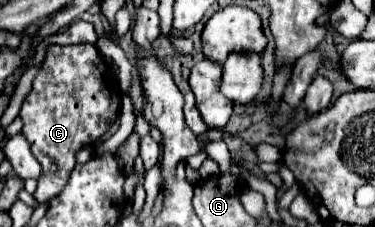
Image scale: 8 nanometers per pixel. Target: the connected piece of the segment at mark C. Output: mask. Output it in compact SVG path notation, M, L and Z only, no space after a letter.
M76 44L76 46L50 46L46 60L36 74L32 82L32 90L26 94L20 110L20 118L24 120L22 134L28 138L32 146L32 154L42 166L42 176L38 180L38 188L34 192L34 198L38 204L50 202L60 190L66 186L66 178L70 176L70 170L76 164L76 150L80 150L84 144L94 144L118 118L120 112L120 100L122 92L118 86L118 78L106 58L100 54L100 50L92 44Z

